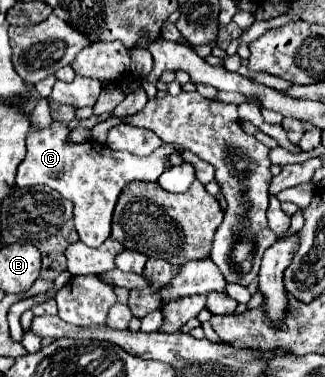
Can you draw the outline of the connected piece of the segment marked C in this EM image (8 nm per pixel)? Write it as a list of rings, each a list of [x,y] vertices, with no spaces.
[[[53,121],[53,125],[45,131],[29,131],[27,133],[27,155],[17,169],[17,187],[33,187],[33,185],[47,185],[59,191],[65,199],[73,201],[75,209],[75,229],[81,241],[89,247],[101,247],[105,239],[111,235],[111,217],[117,203],[119,193],[127,183],[133,181],[157,181],[163,173],[165,161],[173,151],[179,151],[177,145],[165,145],[157,149],[149,157],[139,157],[127,151],[113,151],[107,145],[99,143],[85,143],[73,145],[67,143],[69,125],[61,121]]]

